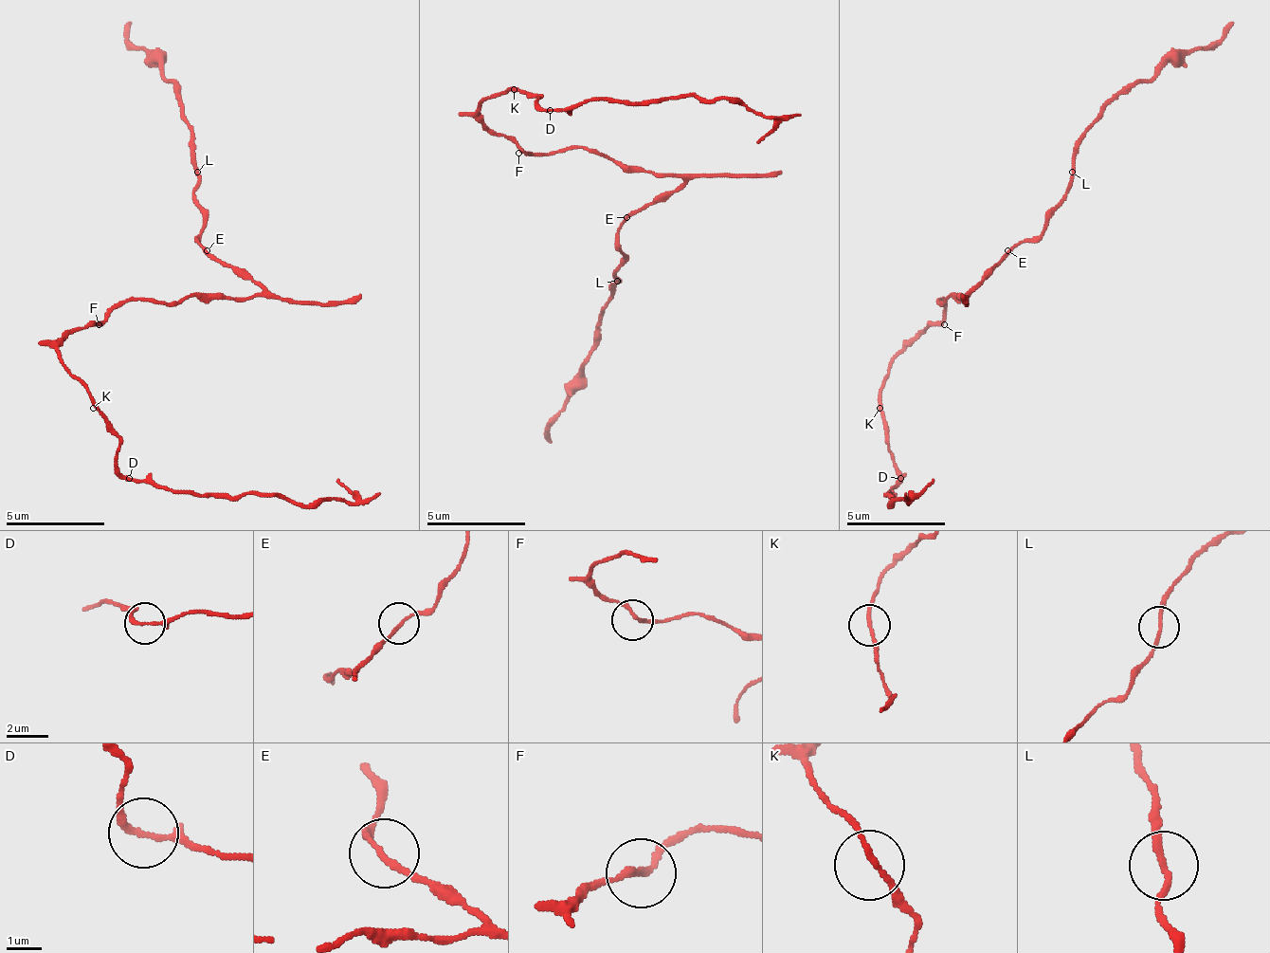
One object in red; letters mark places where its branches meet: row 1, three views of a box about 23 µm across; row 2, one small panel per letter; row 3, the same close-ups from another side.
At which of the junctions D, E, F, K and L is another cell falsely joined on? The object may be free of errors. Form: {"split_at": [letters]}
{"split_at": ["D"]}

